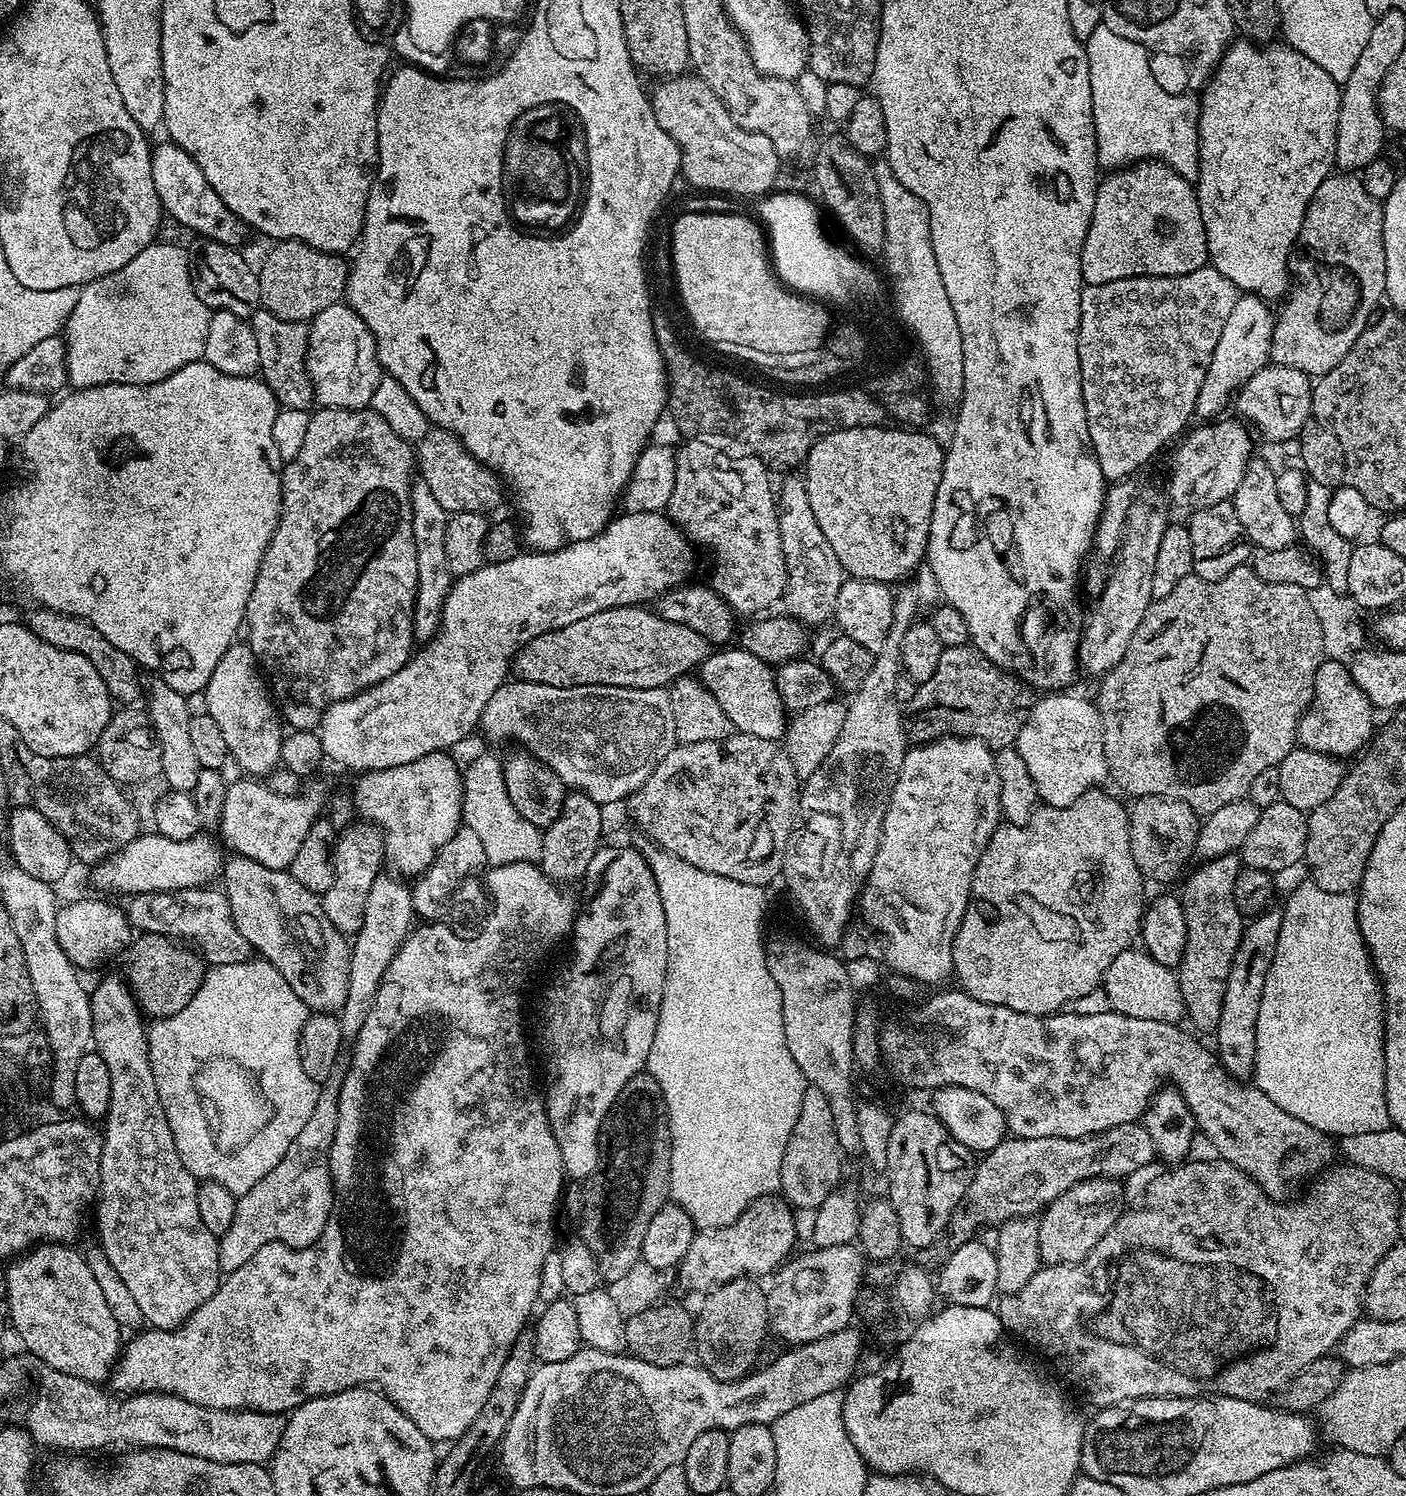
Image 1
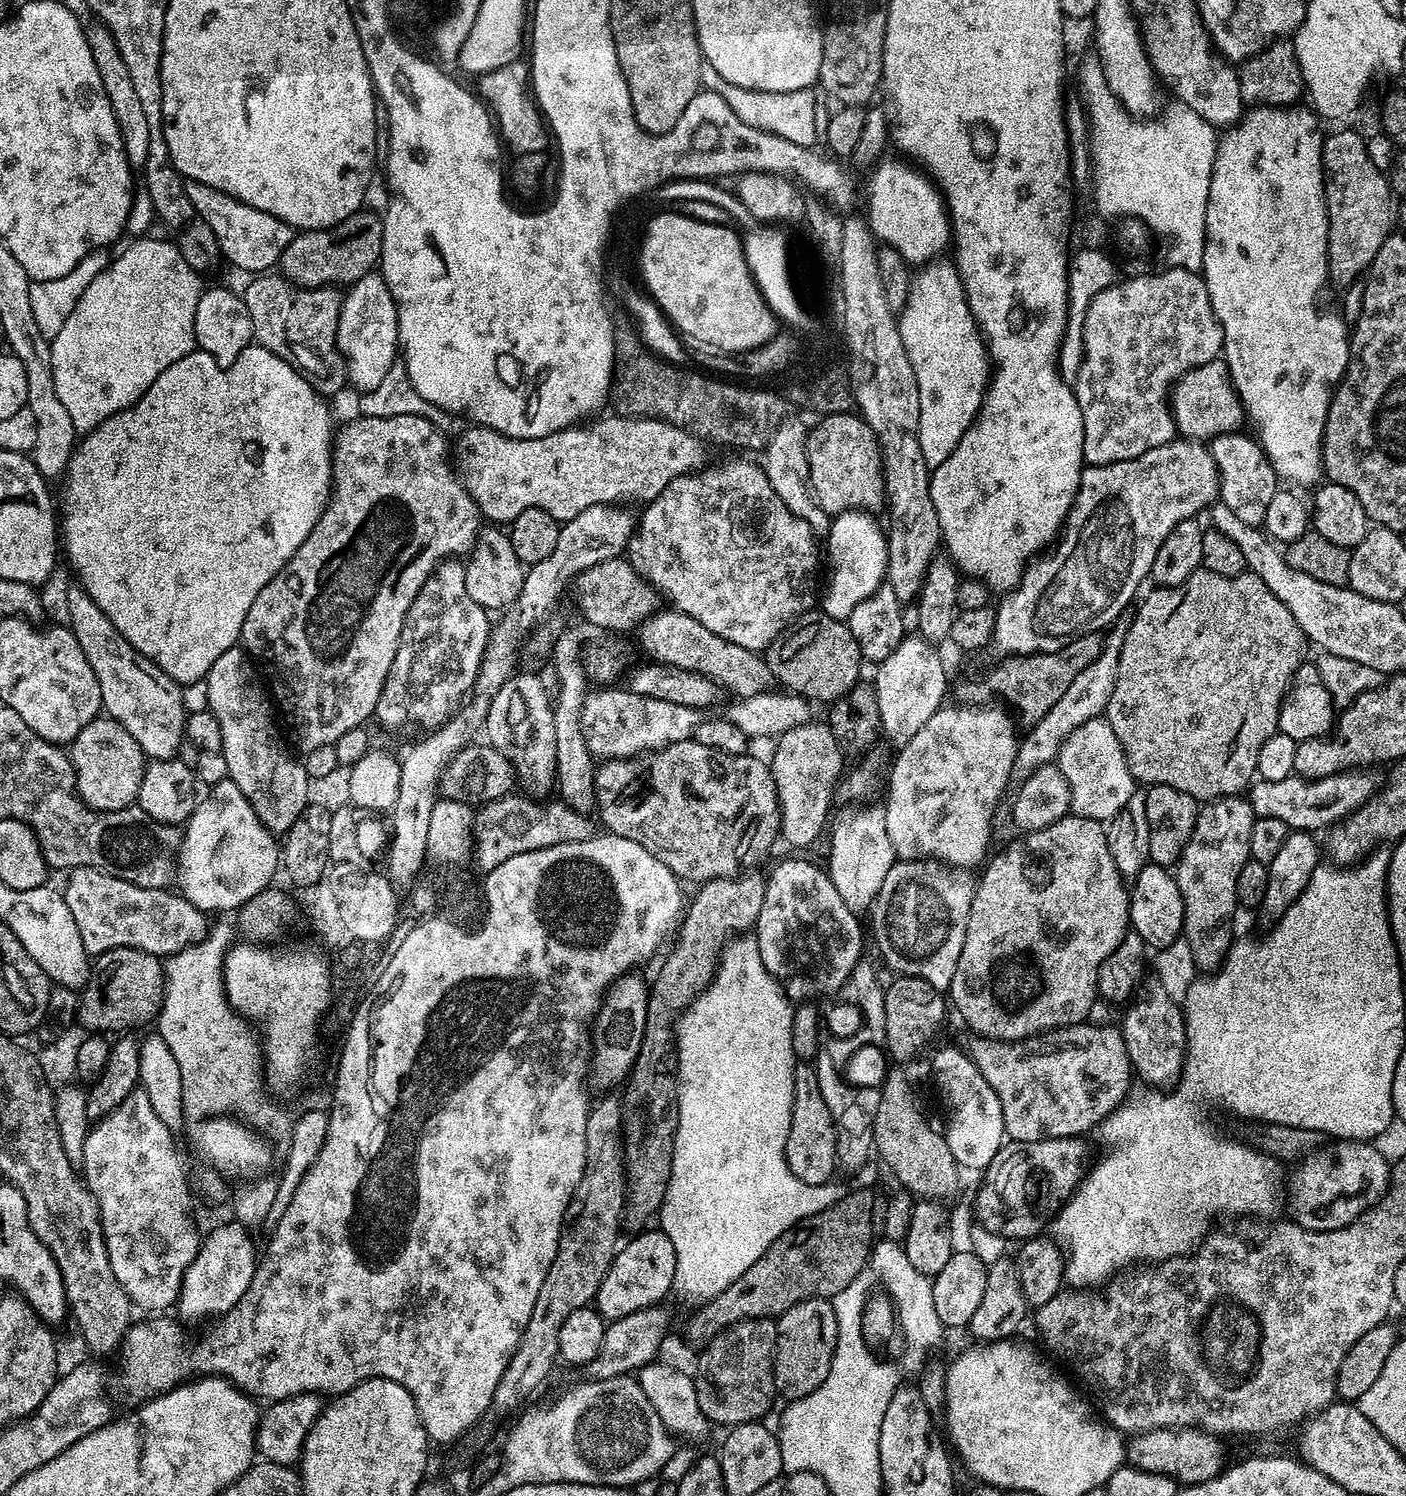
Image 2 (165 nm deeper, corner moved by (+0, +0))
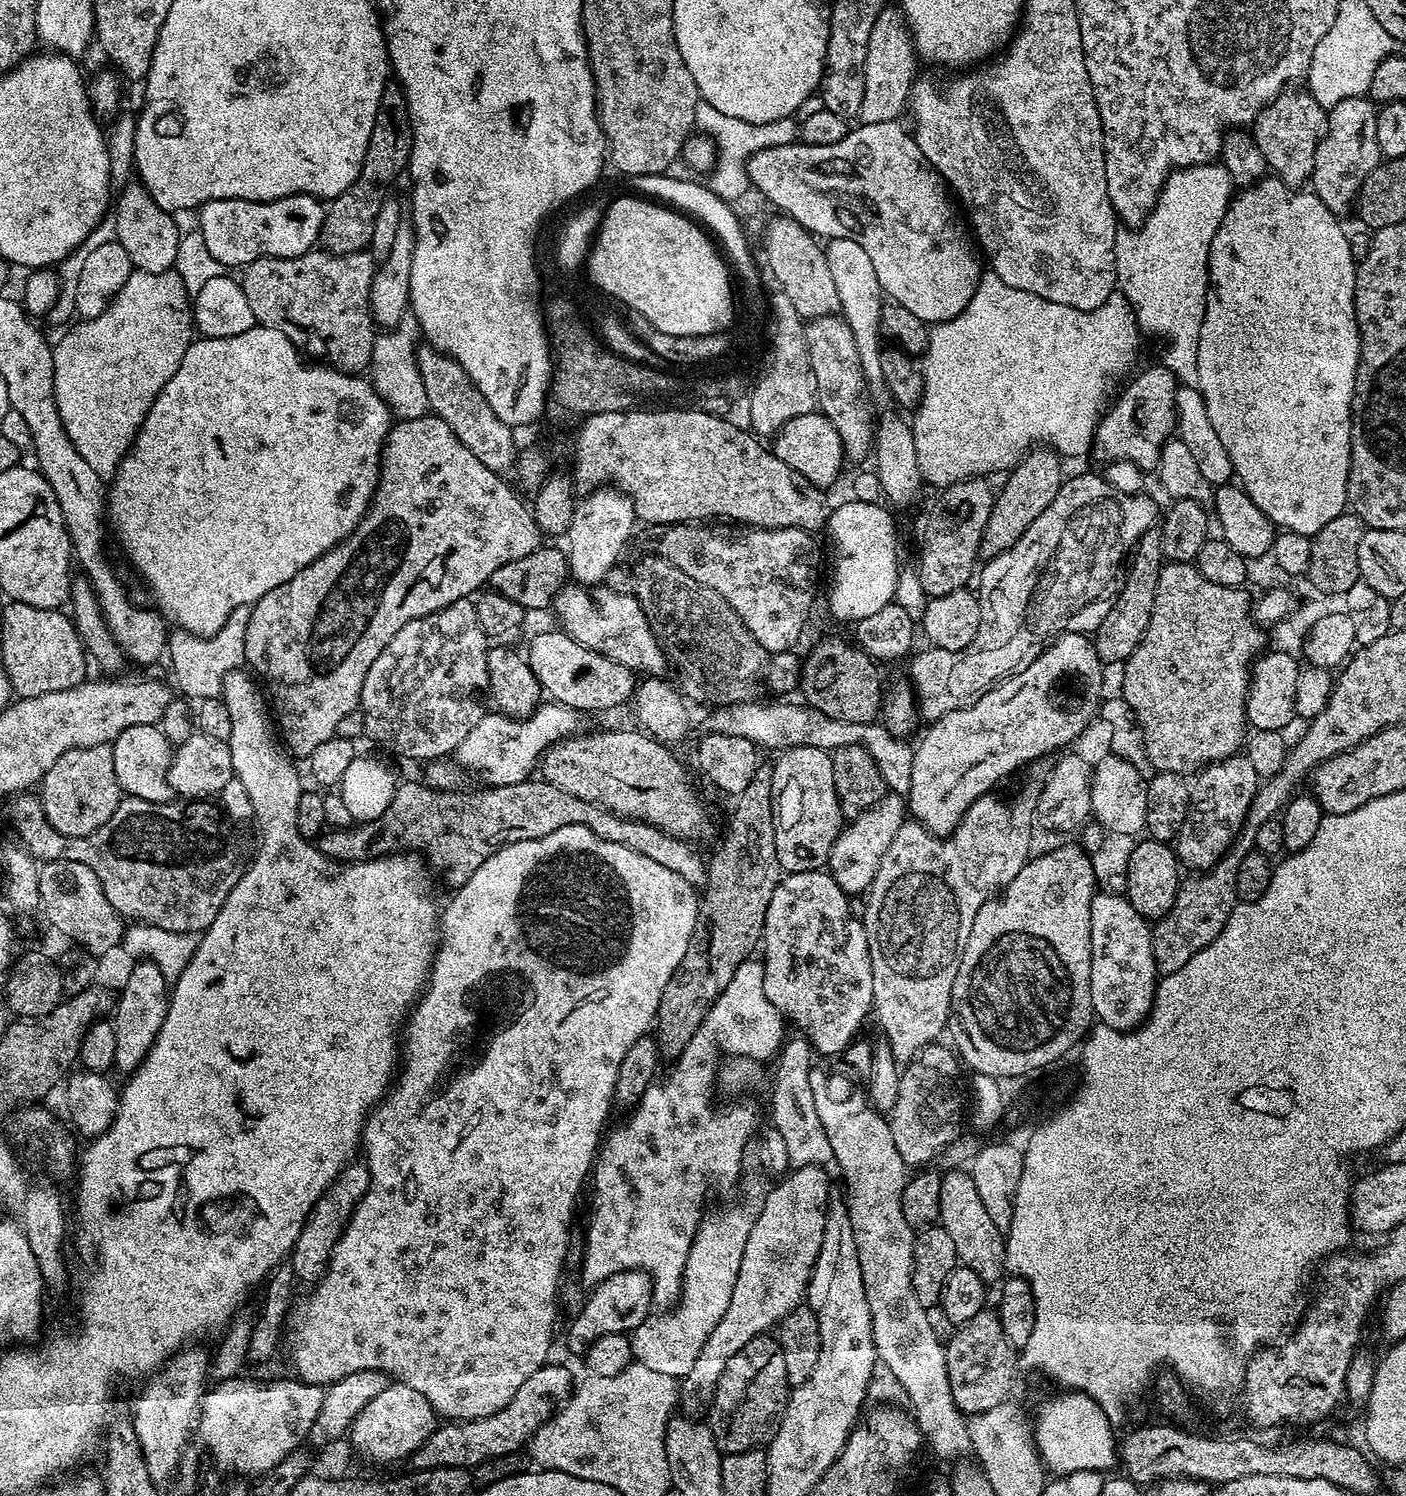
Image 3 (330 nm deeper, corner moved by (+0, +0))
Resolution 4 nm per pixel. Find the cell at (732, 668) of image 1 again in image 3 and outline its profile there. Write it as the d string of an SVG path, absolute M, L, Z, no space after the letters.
M563 630L542 632L534 637L526 652L526 659L541 689L547 695L549 692L552 695L549 697L555 703L564 704L581 714L608 712L627 700L629 703L638 687L638 676L633 669L582 646Z

